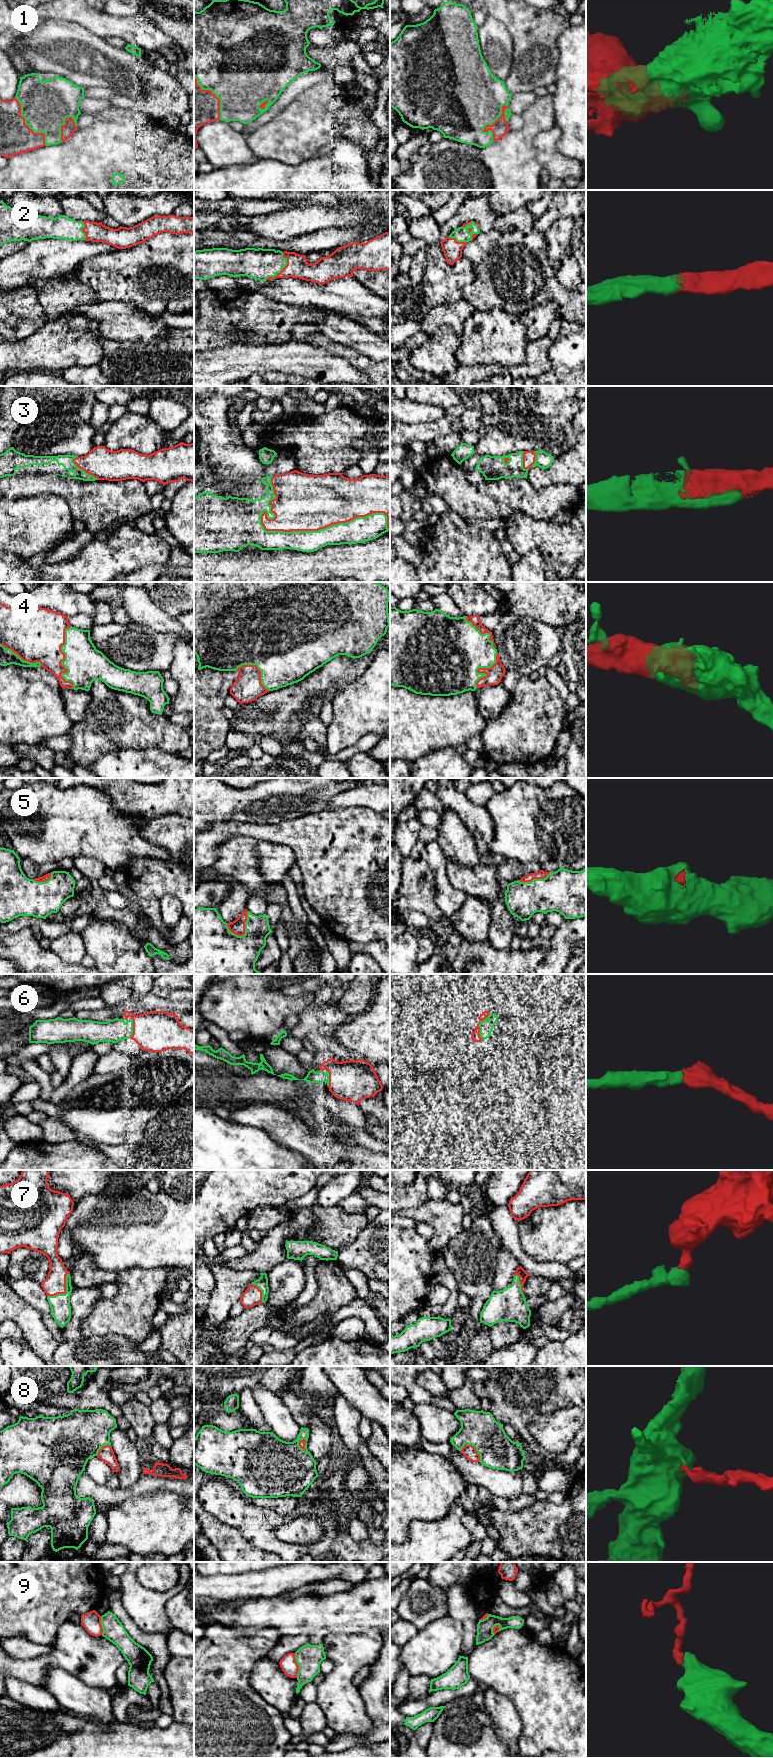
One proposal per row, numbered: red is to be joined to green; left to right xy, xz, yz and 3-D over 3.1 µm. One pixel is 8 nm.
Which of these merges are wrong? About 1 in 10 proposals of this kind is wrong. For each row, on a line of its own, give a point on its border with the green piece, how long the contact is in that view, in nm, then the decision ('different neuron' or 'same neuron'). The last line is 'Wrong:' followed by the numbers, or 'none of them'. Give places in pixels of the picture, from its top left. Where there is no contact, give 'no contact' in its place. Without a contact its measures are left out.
1: contact yz (487, 124); length 320 nm; same neuron
2: contact xz (282, 268); length 260 nm; same neuron
3: contact xz (326, 527); length 1050 nm; same neuron
4: contact xy (65, 659); length 500 nm; same neuron
5: contact xz (245, 929); length 220 nm; same neuron
6: contact yz (479, 1025); length 240 nm; same neuron
7: contact xy (66, 1291); length 260 nm; same neuron
8: contact yz (476, 1450); length 190 nm; same neuron
9: contact xz (298, 1665); length 200 nm; different neuron
Wrong: 9

